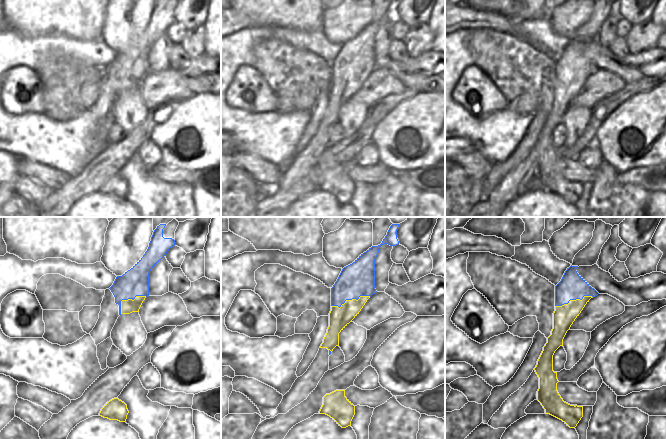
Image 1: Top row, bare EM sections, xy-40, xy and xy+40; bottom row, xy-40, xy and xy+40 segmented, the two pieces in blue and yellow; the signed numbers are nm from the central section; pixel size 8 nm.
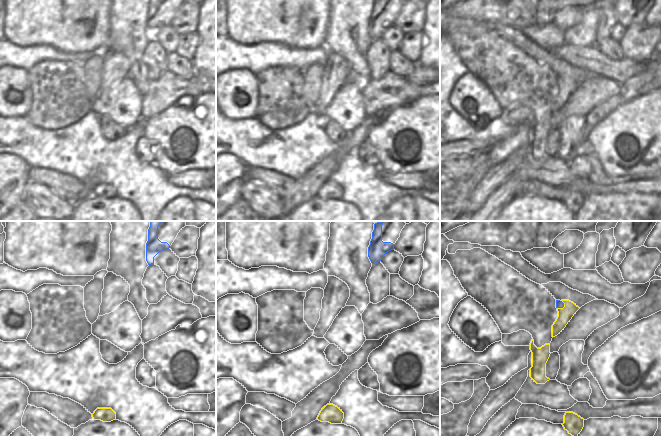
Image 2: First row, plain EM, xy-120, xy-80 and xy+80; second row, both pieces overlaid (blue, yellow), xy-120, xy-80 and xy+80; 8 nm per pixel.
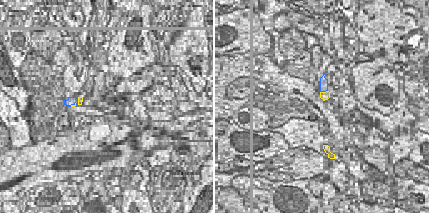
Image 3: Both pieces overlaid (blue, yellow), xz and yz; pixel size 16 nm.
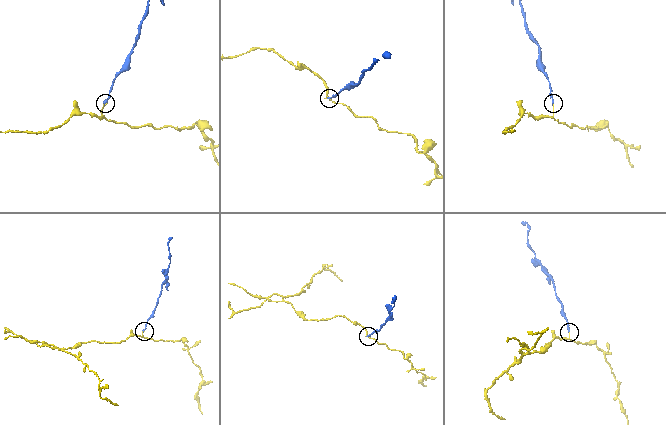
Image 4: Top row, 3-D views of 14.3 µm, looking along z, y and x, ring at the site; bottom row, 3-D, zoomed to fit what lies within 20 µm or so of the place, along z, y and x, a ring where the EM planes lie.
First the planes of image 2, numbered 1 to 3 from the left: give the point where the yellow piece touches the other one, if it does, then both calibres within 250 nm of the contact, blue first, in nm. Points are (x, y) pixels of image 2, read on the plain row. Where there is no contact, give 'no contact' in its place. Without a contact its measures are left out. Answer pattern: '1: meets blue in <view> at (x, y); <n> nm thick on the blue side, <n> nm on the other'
1: no contact
2: no contact
3: meets blue in xy+80 at (563, 82); 60 nm thick on the blue side, 120 nm on the other

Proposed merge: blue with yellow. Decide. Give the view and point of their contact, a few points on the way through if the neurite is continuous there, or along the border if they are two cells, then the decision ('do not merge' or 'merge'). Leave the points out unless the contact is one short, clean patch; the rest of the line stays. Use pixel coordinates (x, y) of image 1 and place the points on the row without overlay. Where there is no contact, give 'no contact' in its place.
xy (350, 75) | along xy (370, 72), (347, 75), (339, 83), (331, 82) | do not merge

